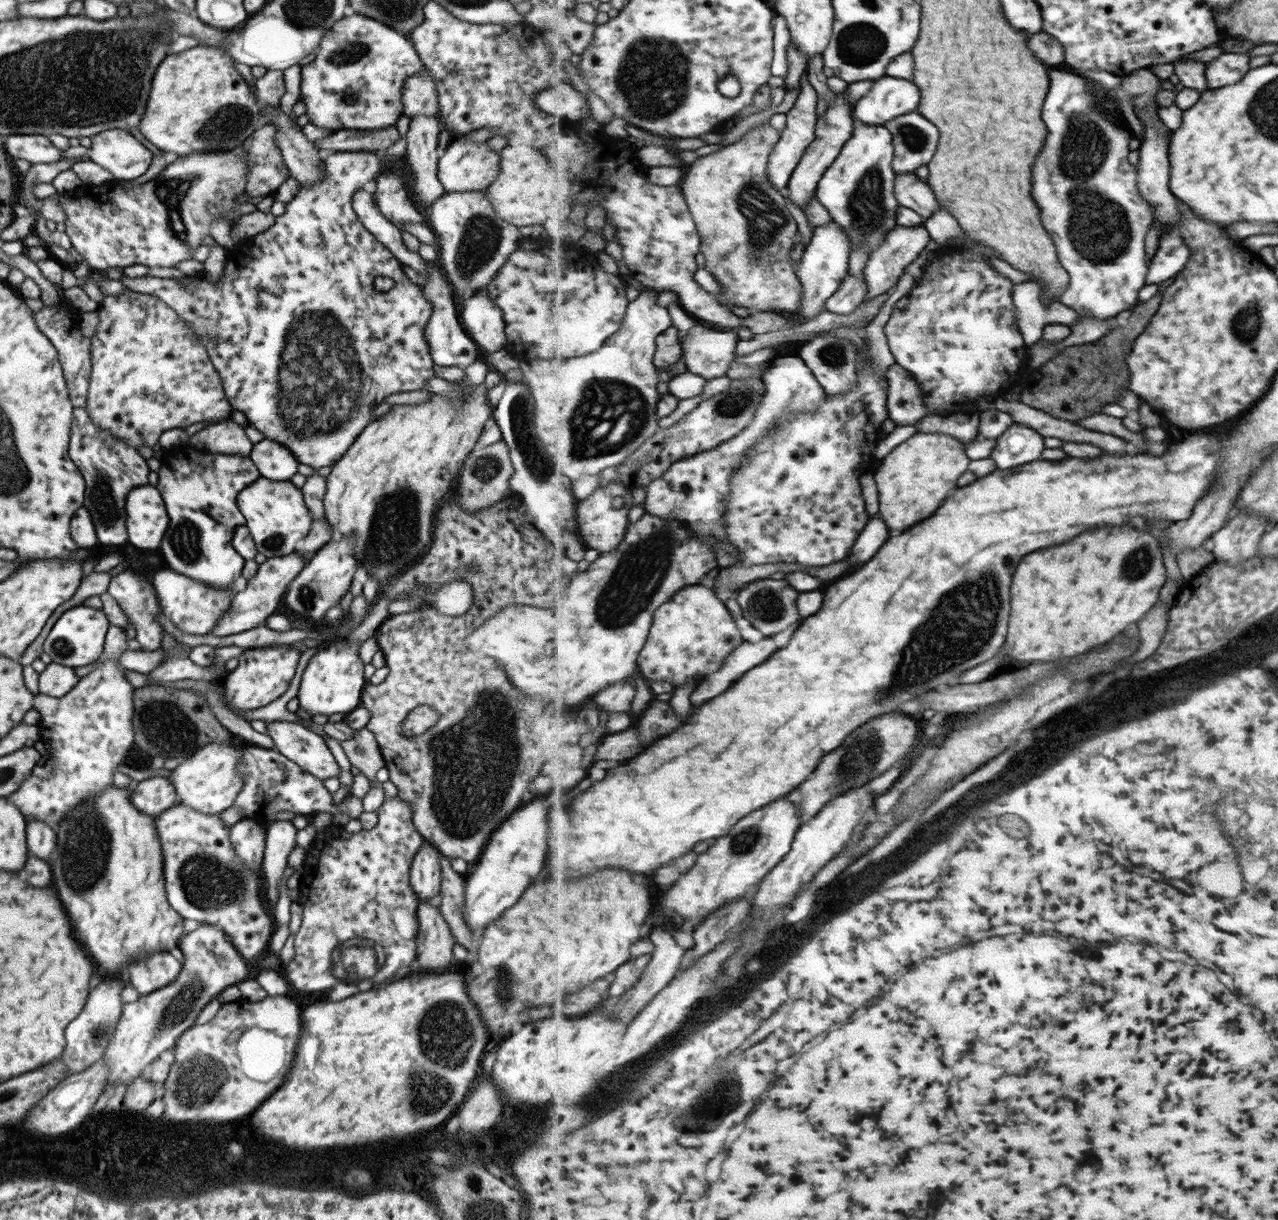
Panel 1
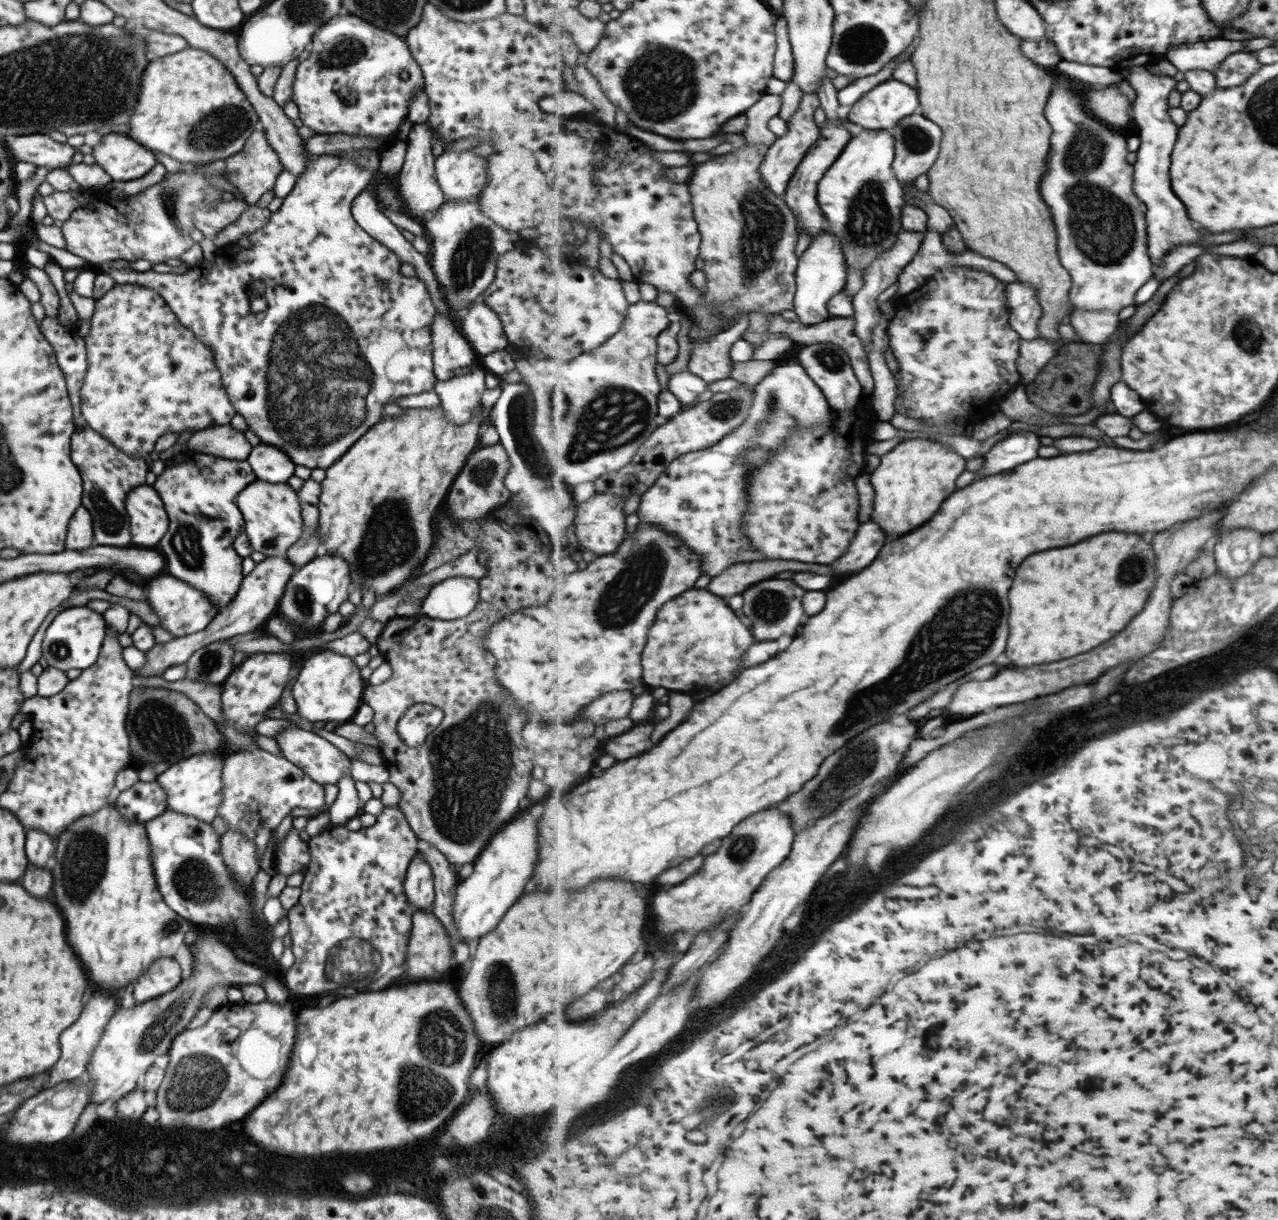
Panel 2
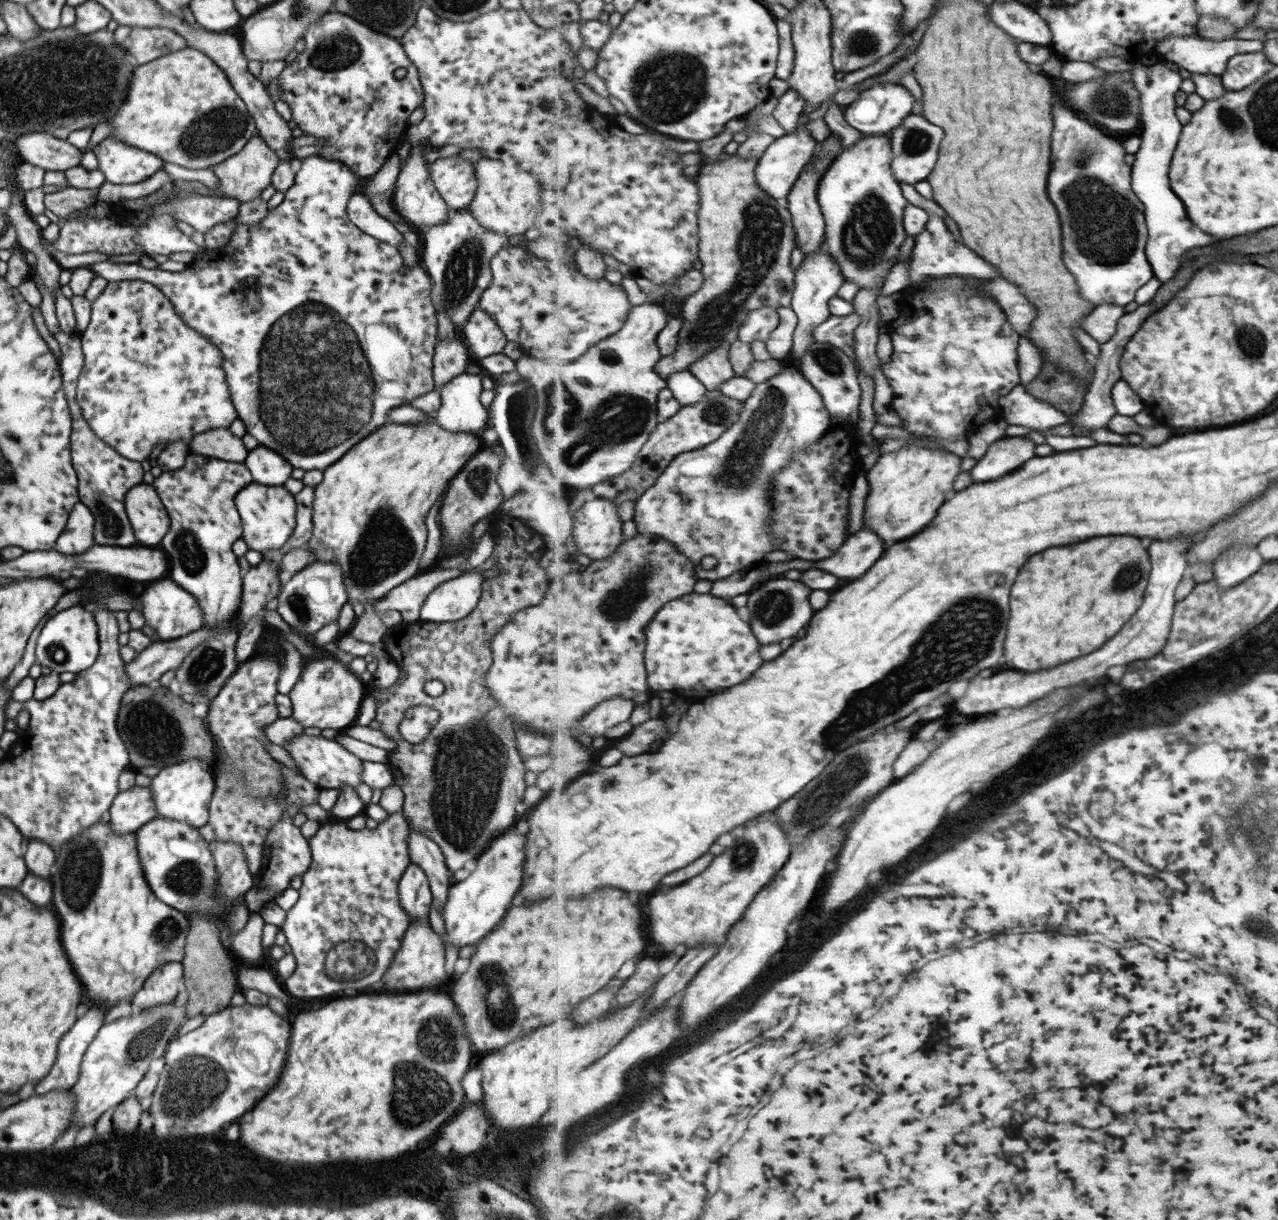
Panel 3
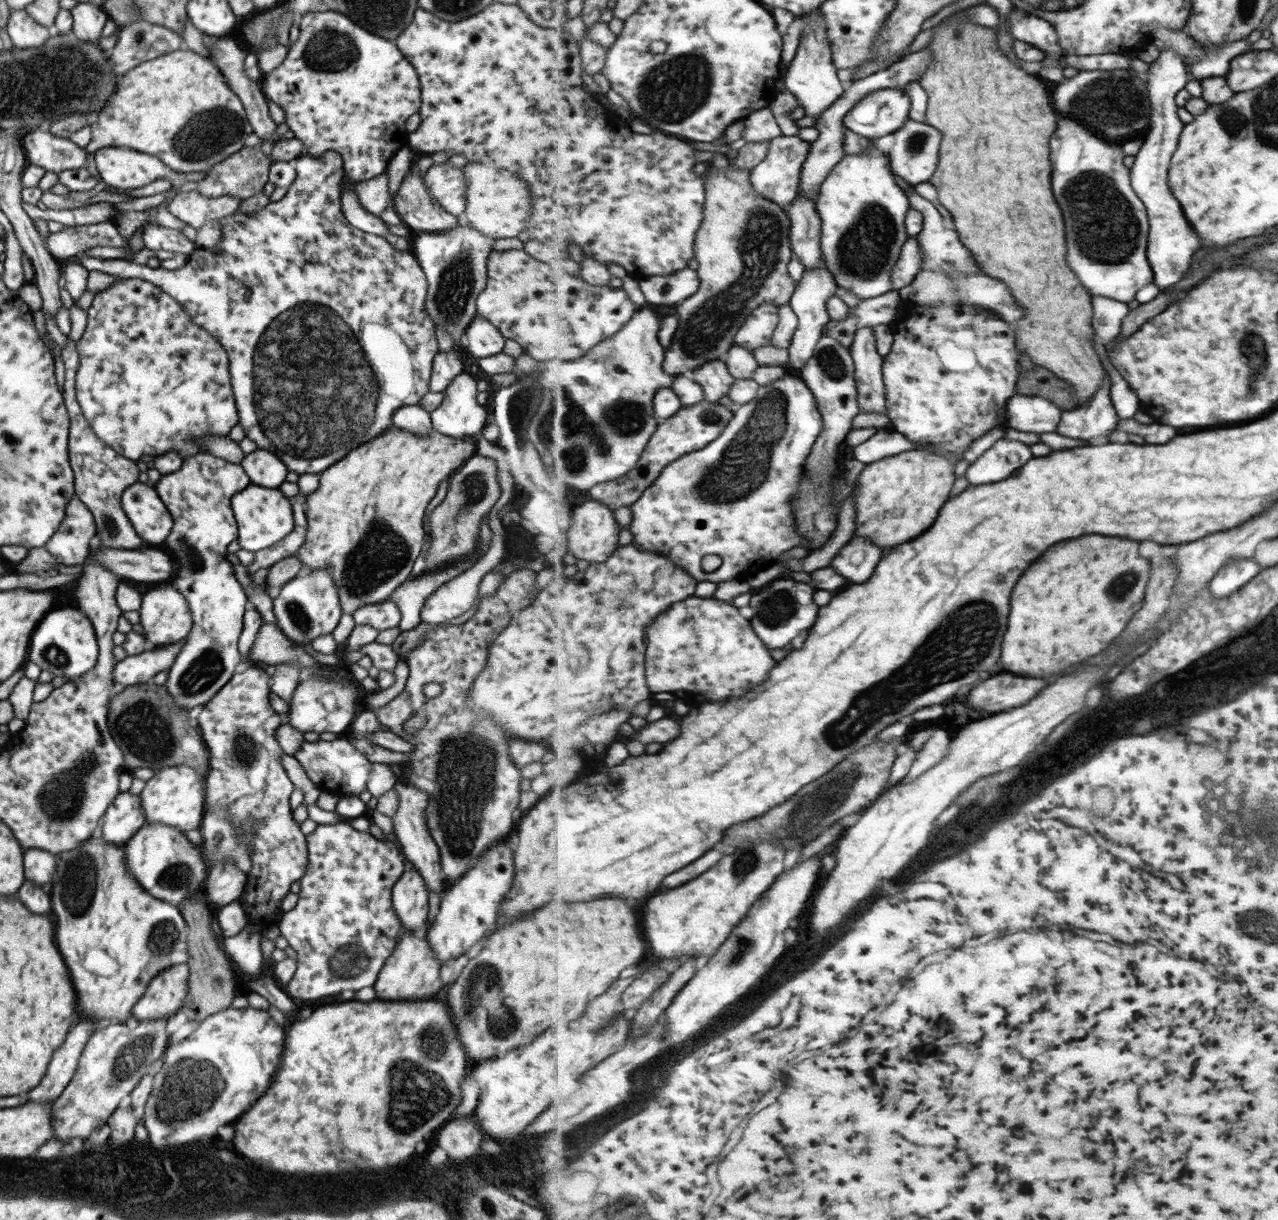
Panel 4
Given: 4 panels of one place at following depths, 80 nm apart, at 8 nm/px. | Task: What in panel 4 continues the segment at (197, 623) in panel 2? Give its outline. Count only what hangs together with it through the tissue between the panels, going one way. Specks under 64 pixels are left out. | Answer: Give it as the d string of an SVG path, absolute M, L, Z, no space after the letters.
M170 582L152 585L151 589L143 593L138 613L139 624L144 632L141 636L147 640L148 647L162 647L165 644L180 641L186 638L191 630L192 620L187 602Z

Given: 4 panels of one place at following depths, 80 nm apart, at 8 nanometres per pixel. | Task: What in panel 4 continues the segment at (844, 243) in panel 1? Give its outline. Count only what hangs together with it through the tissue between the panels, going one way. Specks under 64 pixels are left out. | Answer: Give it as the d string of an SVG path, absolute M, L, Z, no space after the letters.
M826 262L825 265L821 265L816 269L806 269L804 277L796 285L790 305L798 314L799 324L791 347L788 349L790 351L788 367L790 371L798 373L809 362L809 358L815 354L817 344L823 339L823 330L827 328L827 324L831 321L827 301L836 295L840 287L835 275L828 269Z

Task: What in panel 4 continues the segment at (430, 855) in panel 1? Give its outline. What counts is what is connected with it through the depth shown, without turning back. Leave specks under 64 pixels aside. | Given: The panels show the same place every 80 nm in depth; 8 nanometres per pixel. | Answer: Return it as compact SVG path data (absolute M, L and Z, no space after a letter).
M404 869L391 889L391 904L400 920L402 931L423 934L427 922L427 888L422 876L413 869Z

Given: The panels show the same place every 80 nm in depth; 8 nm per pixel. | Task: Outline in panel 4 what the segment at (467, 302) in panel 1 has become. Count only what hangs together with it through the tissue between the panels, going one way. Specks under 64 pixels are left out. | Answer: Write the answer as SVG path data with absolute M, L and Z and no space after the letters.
M475 314L468 328L465 330L463 340L466 344L465 352L479 359L502 353L505 339L497 332L495 326L491 326L489 322Z

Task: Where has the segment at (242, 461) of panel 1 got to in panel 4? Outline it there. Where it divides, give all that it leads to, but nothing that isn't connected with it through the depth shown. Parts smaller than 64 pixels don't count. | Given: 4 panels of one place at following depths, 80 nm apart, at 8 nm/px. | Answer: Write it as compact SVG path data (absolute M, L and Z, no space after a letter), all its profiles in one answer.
M208 453L185 457L177 471L161 475L153 484L157 496L172 518L171 530L161 546L169 548L165 551L173 562L174 572L170 583L185 598L192 620L191 630L181 650L175 656L173 664L168 668L167 680L163 684L179 708L190 710L199 704L204 706L232 677L233 668L239 662L237 637L241 632L241 616L244 609L249 606L249 602L233 575L233 565L227 561L225 555L227 546L237 536L236 520L230 507L231 497L249 484L249 477L241 466Z

